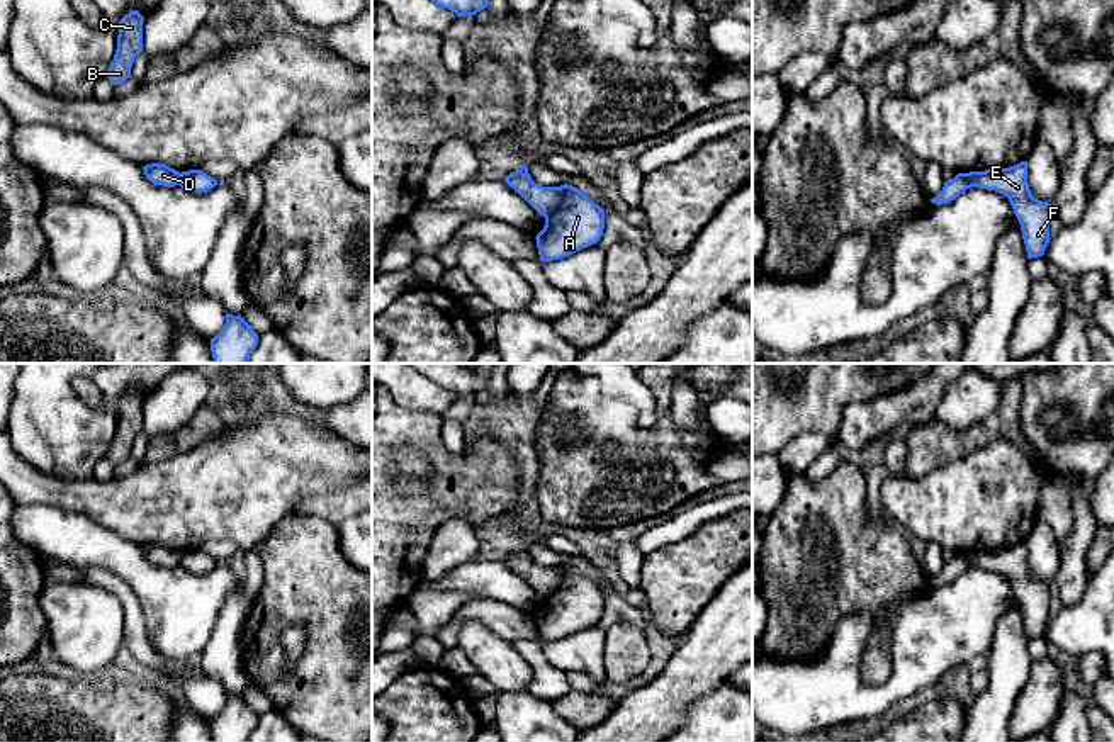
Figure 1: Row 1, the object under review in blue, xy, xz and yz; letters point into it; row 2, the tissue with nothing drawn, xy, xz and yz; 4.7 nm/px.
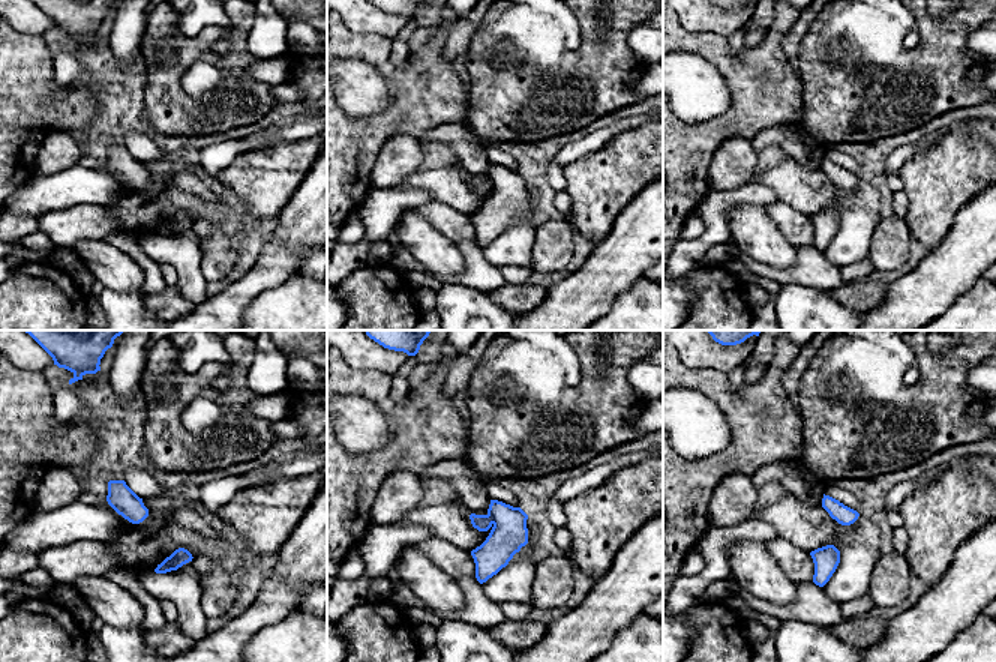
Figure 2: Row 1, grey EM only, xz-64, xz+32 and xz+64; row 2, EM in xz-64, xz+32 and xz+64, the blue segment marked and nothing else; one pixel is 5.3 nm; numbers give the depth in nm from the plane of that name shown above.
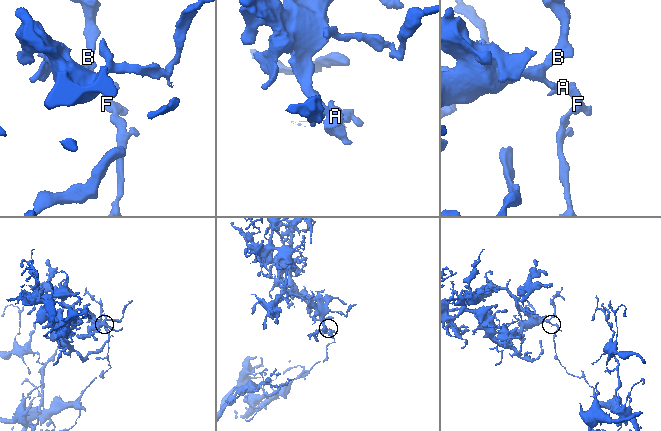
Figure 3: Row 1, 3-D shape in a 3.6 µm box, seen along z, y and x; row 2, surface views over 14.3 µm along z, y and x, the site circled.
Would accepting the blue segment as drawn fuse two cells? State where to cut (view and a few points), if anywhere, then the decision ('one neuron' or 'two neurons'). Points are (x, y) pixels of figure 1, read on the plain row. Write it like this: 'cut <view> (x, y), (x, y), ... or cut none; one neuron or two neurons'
cut xz (559, 567), (559, 584), (545, 598); two neurons

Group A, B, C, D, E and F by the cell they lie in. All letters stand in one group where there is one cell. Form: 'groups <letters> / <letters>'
groups A E F / B C D

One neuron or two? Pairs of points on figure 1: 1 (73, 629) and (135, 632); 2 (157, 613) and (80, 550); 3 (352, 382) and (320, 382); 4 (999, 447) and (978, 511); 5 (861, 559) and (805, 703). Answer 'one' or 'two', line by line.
1: two
2: one
3: one
4: one
5: two

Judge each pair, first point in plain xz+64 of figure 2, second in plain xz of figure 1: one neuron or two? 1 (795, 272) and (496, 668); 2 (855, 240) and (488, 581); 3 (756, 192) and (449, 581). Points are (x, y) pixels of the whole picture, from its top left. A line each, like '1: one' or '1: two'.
1: two
2: one
3: two

